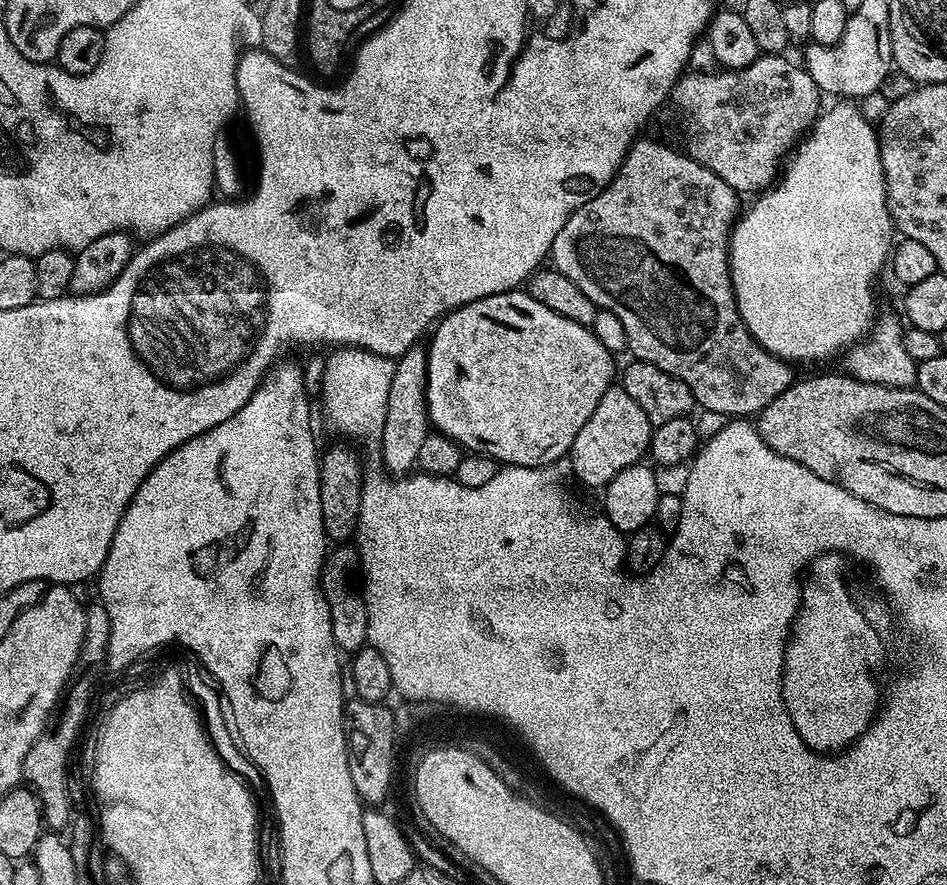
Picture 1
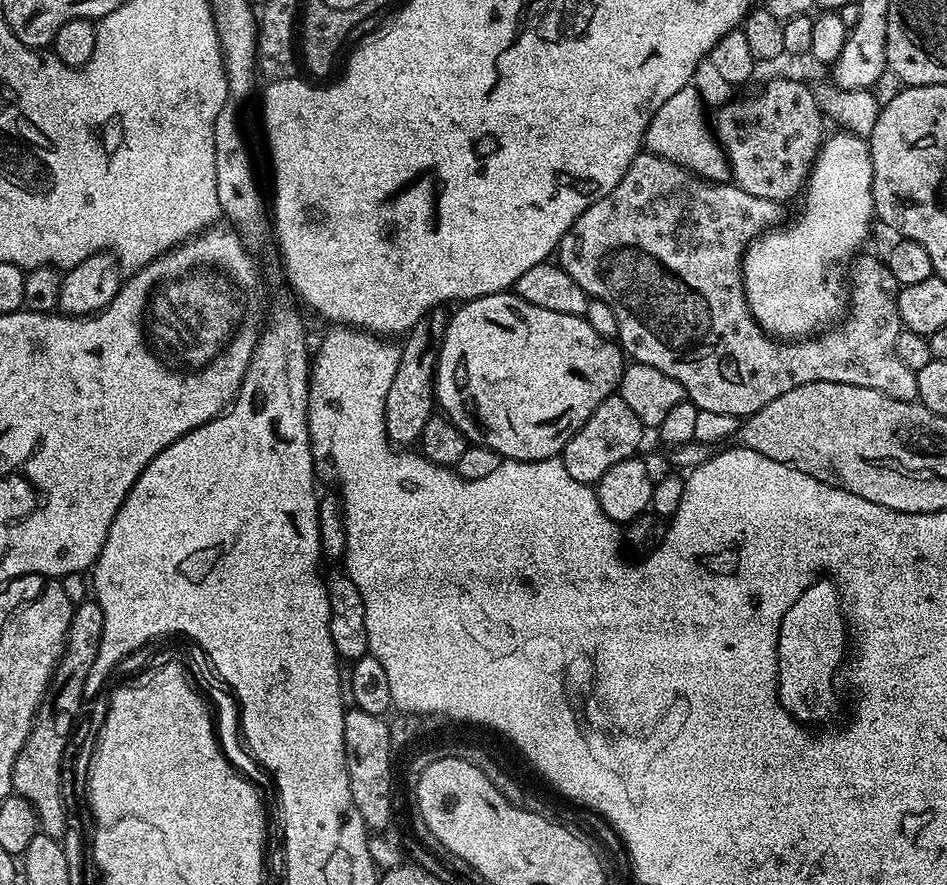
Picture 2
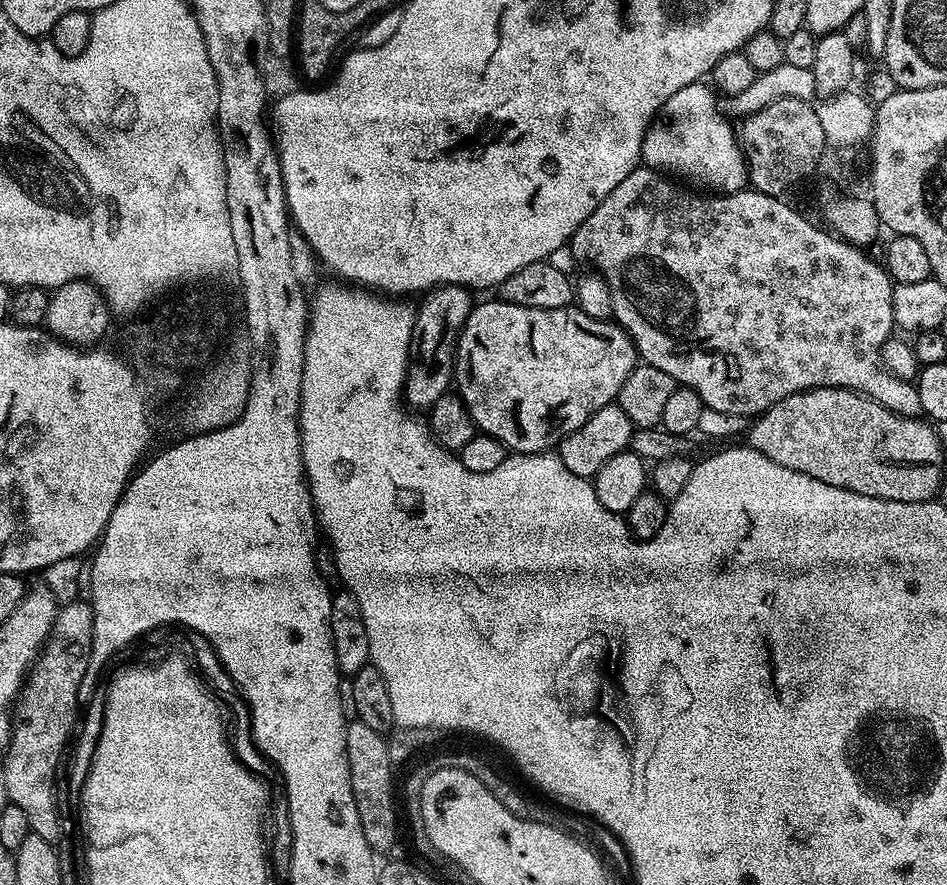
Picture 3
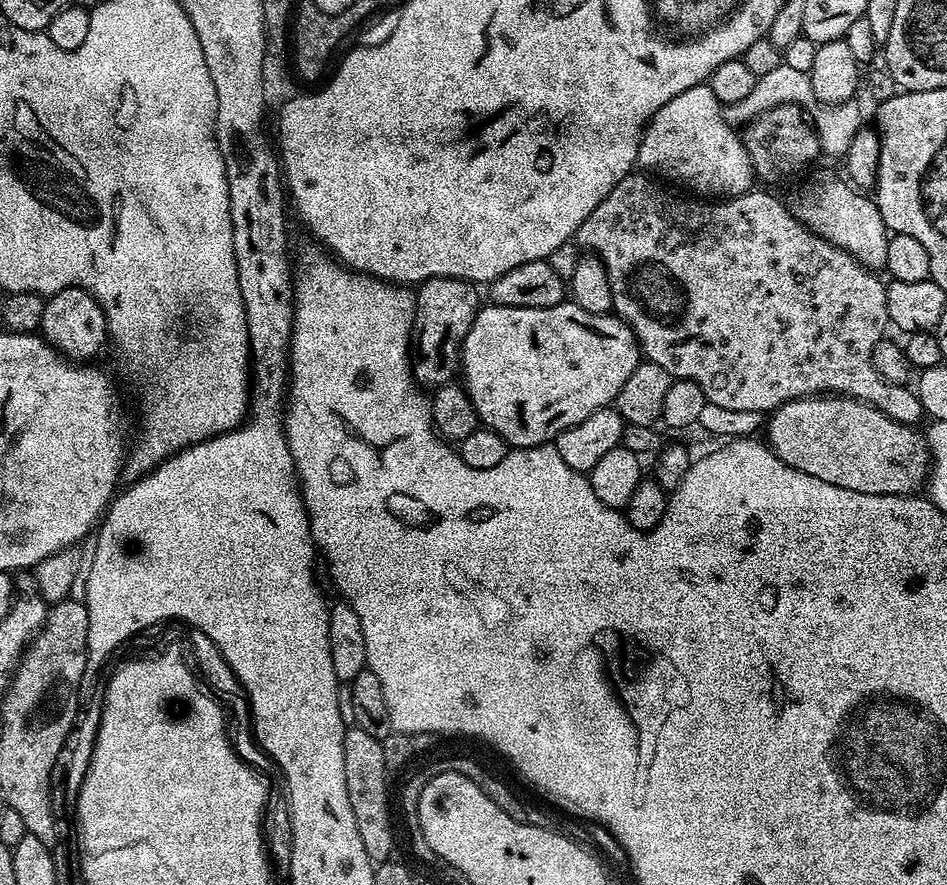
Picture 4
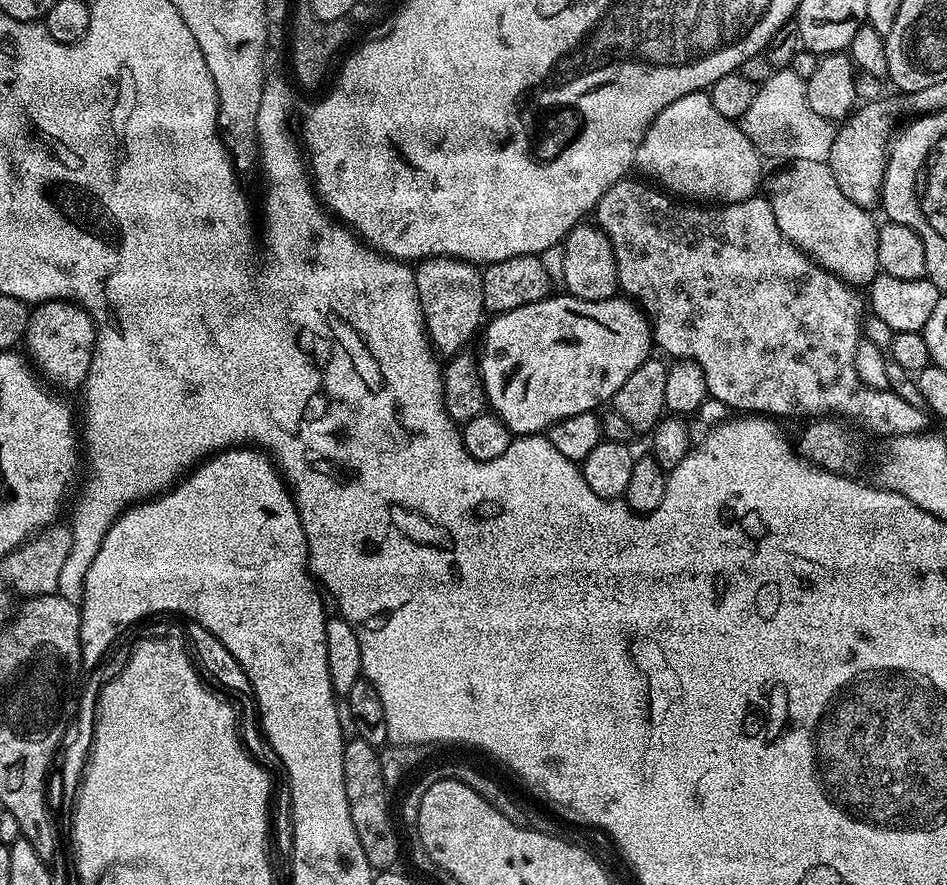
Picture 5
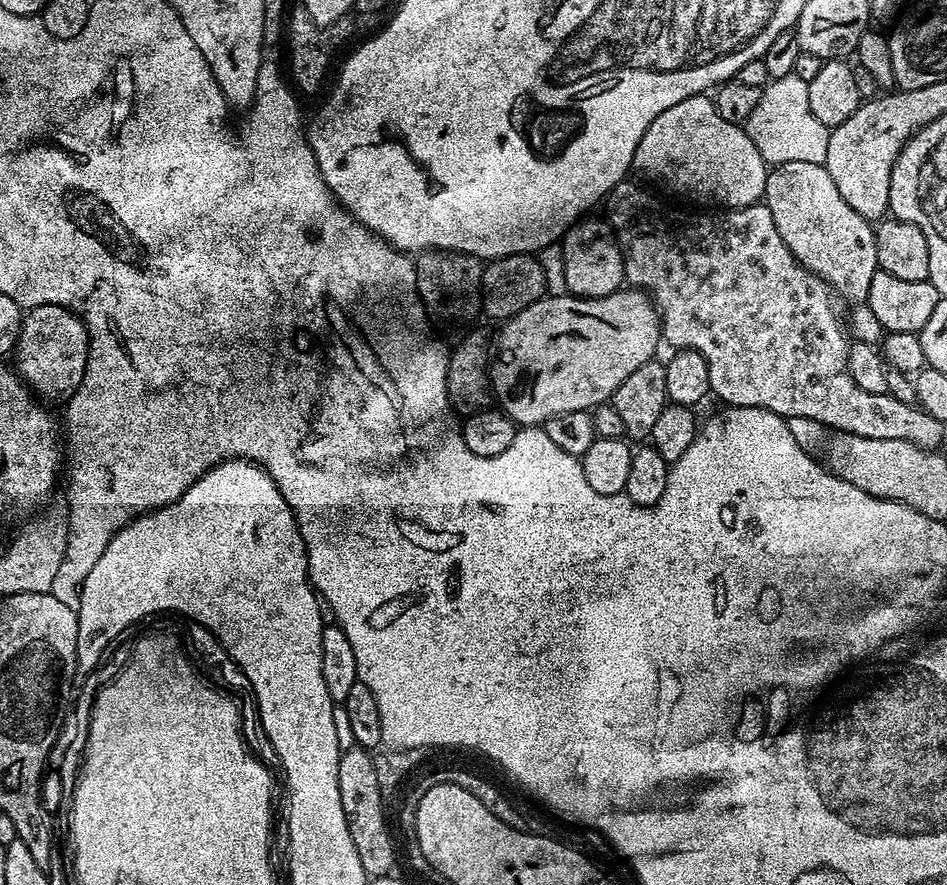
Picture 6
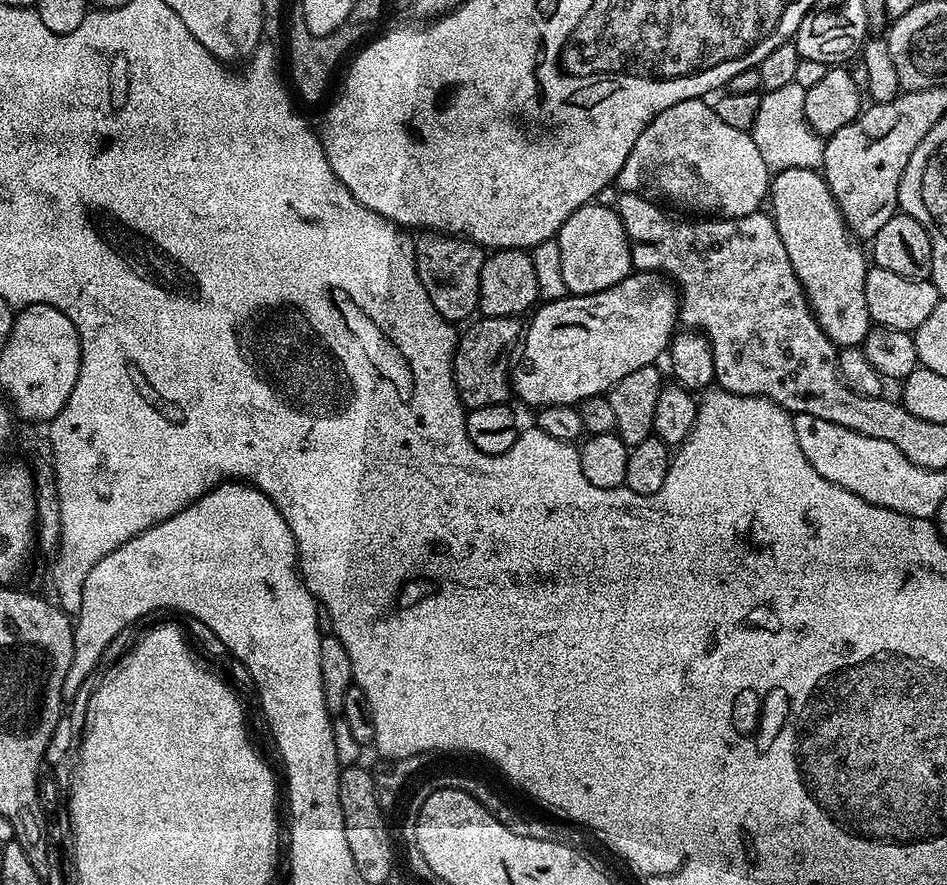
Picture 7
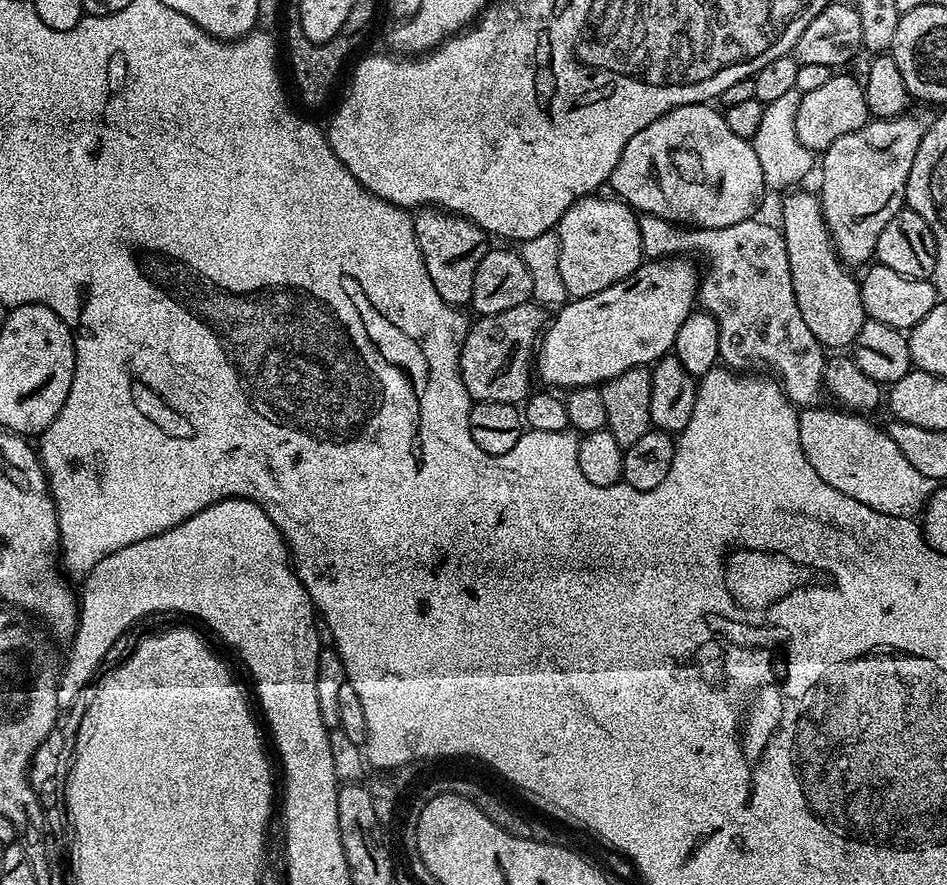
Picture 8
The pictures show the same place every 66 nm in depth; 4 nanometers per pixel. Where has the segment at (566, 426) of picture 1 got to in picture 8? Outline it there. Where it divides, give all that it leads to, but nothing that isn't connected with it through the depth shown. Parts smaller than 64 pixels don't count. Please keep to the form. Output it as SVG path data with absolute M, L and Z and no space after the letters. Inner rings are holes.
M684 256L652 258L641 263L634 274L622 278L622 282L614 282L614 286L606 286L606 290L598 294L569 299L564 307L555 309L553 316L556 317L547 321L538 341L536 360L534 356L534 372L544 383L541 385L556 390L603 386L626 370L651 366L669 355L675 346L679 327L694 311L698 300L698 268L692 264L695 263Z

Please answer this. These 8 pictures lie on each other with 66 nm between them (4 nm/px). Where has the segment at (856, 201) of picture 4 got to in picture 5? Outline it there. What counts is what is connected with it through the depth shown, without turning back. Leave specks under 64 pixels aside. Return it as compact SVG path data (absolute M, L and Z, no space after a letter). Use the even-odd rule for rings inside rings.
M809 159L793 160L786 169L776 173L768 184L766 198L774 210L775 221L779 229L789 241L811 254L812 258L840 279L853 286L871 285L879 273L878 234L879 225L874 222L872 214L865 208L852 202L842 193L837 185L837 179L829 169L827 161L815 162Z

